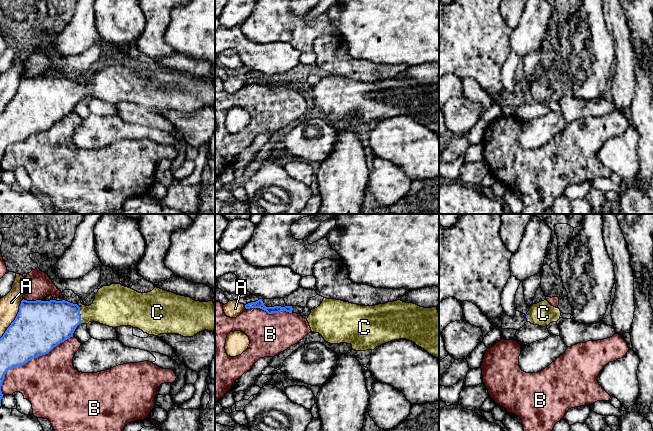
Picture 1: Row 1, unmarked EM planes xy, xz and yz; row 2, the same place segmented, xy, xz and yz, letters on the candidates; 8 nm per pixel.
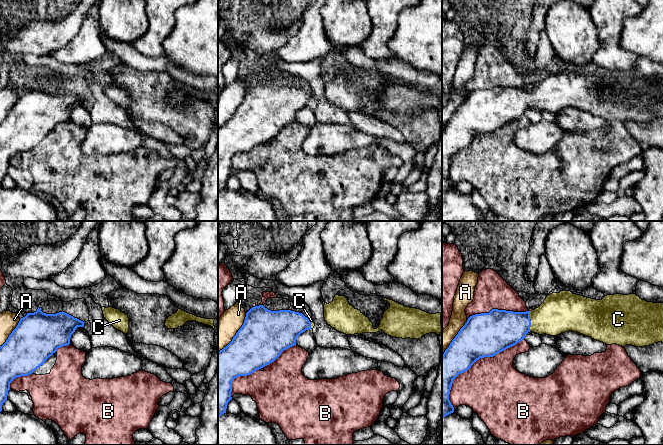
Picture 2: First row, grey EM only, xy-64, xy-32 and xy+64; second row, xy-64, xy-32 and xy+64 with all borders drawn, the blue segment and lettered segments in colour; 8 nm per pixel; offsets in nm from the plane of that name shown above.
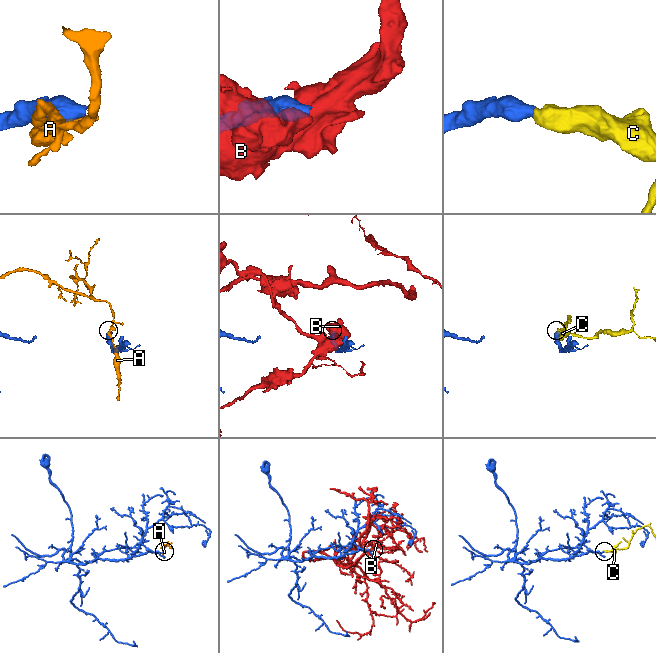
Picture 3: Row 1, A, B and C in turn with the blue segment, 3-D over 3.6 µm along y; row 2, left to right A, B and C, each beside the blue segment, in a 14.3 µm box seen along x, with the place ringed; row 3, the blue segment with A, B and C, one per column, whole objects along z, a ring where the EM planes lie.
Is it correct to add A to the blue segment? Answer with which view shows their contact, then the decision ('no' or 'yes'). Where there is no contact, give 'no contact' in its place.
xy | no

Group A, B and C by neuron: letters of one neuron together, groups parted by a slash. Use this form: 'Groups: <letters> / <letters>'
Groups: A / B / C

